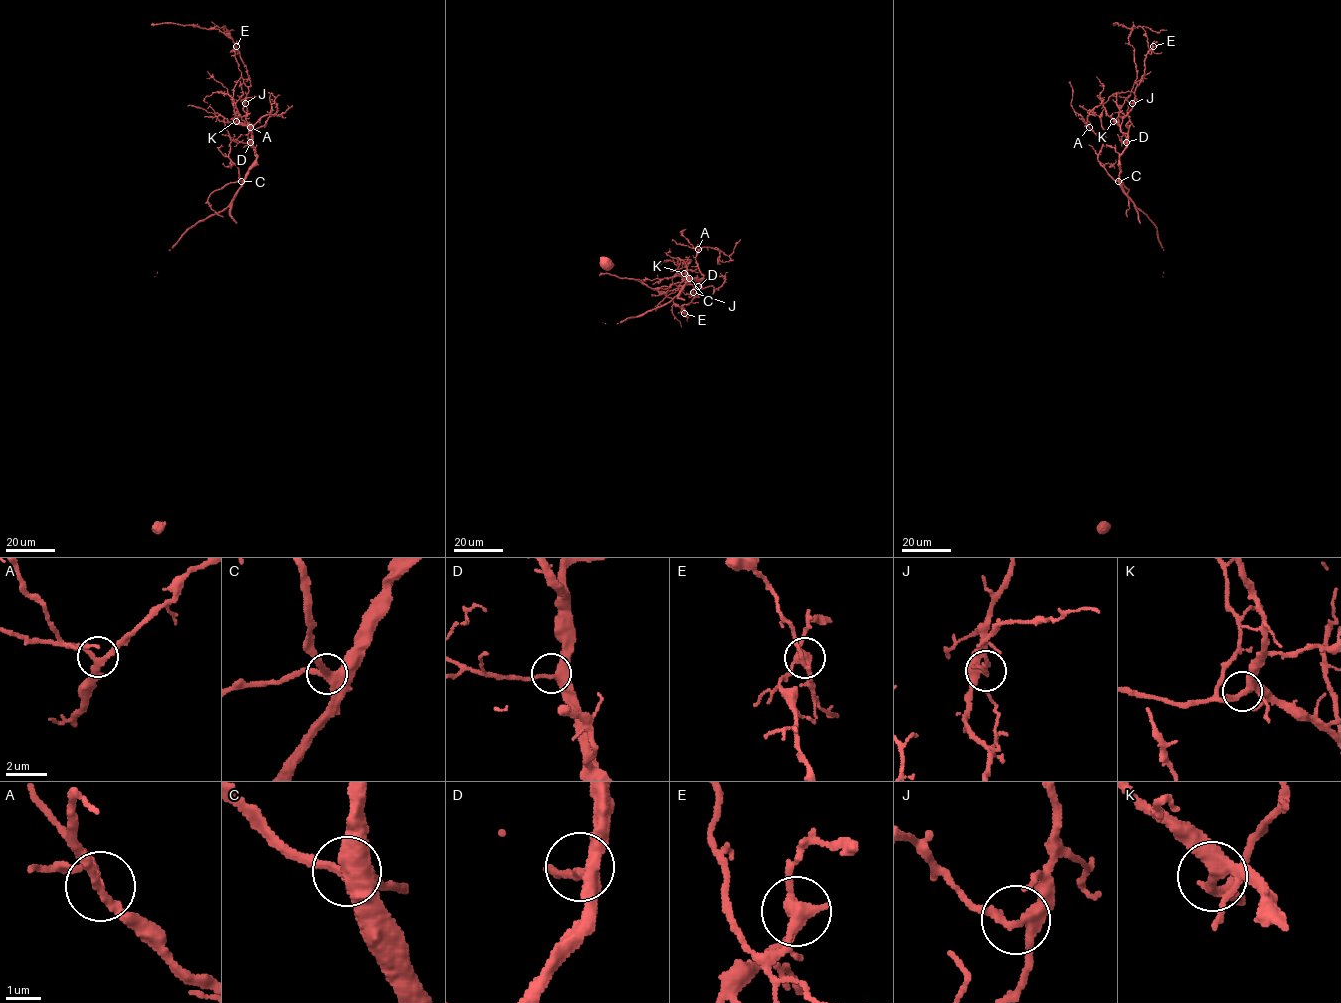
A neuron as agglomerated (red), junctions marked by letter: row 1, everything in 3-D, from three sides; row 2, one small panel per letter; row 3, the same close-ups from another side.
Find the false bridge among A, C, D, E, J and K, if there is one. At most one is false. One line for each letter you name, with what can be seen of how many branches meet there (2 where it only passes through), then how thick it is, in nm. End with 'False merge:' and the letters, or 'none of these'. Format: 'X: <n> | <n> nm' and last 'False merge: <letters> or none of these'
E: 3 | 320 nm
False merge: E

